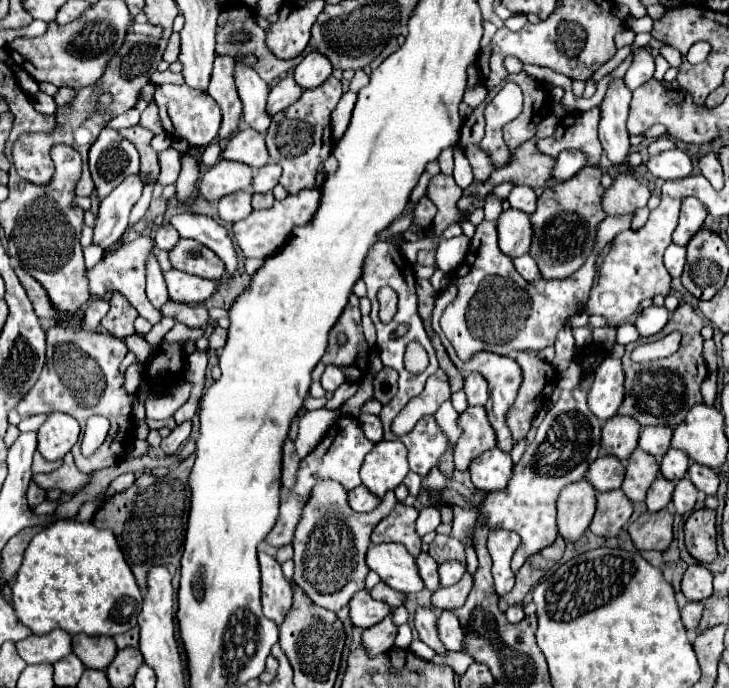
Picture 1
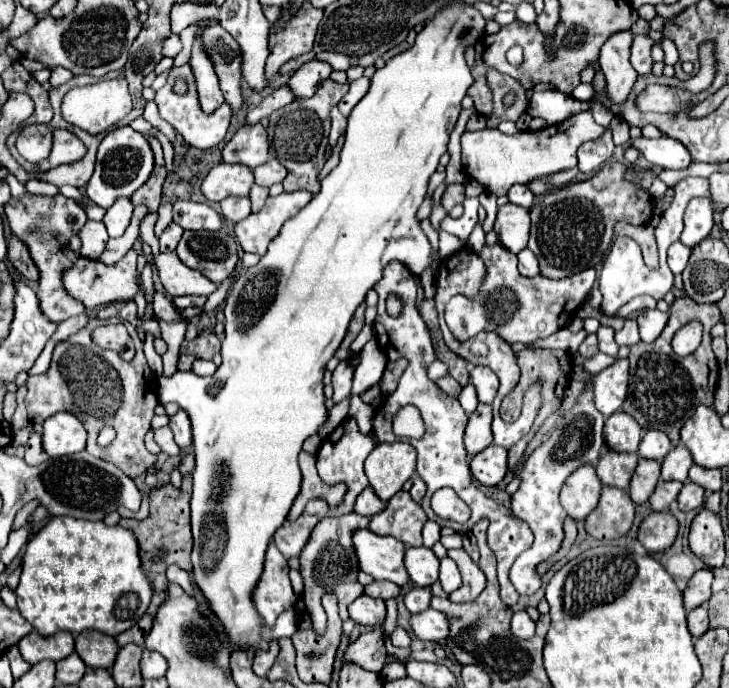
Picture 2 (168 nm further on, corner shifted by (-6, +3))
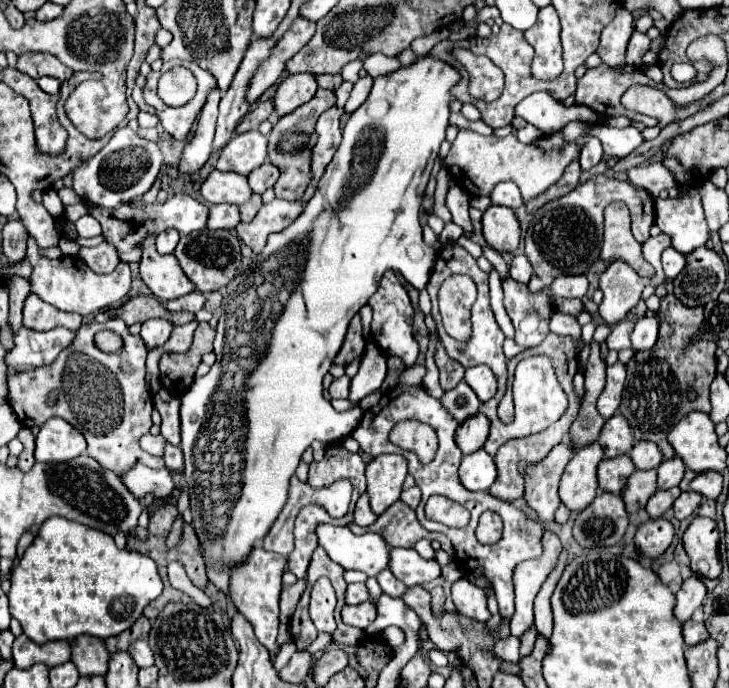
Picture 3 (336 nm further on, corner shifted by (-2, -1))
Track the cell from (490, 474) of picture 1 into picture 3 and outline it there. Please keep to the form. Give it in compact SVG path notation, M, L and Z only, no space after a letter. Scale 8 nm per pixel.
M484 449L466 455L460 463L460 481L468 491L486 491L496 481L496 463Z

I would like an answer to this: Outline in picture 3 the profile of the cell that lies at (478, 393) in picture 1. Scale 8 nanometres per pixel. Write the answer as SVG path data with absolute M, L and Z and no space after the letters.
M486 365L468 367L466 369L466 383L474 389L474 393L478 395L478 399L482 403L492 399L494 393L496 393L496 379L494 379L492 371Z

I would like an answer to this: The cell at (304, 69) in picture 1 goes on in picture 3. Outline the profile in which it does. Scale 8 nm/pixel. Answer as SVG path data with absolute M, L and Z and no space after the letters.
M300 73L300 75L288 75L276 95L274 95L274 107L276 107L276 113L282 117L290 111L294 111L296 107L308 103L314 93L318 89L318 83L316 83L316 75L312 73Z

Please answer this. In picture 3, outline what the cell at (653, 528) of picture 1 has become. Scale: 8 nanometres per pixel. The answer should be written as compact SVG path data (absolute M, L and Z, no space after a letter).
M650 519L636 531L634 543L648 559L658 559L672 543L674 527L668 519Z

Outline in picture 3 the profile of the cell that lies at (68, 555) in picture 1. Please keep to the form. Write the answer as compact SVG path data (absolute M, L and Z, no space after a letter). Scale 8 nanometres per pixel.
M50 517L42 523L32 545L24 551L20 563L12 569L10 583L10 615L20 621L24 633L36 643L46 643L52 639L72 641L82 635L58 631L98 631L92 635L100 639L114 637L132 627L134 621L142 615L144 607L162 593L162 581L156 573L156 563L150 557L130 551L128 547L118 549L108 533L100 533L100 529L92 529L64 517Z

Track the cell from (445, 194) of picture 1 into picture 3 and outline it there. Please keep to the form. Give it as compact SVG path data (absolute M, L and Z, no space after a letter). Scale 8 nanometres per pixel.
M460 185L450 187L448 197L446 197L446 207L452 213L452 221L464 229L464 235L470 235L472 233L472 223L468 217L470 197L468 197L468 193L464 193L464 189L460 189Z

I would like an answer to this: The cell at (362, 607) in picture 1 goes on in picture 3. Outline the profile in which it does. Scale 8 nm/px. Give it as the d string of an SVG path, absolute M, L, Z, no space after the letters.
M364 601L364 603L354 605L354 607L344 605L342 619L344 619L344 623L348 623L348 625L358 627L358 629L364 631L376 619L376 605L372 601Z

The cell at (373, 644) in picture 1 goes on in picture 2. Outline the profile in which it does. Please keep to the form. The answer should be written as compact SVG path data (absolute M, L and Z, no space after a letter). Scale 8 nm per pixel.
M374 629L370 633L360 635L356 641L352 641L344 653L344 663L356 663L368 671L380 671L386 661L386 647L384 647L384 635L380 629Z

